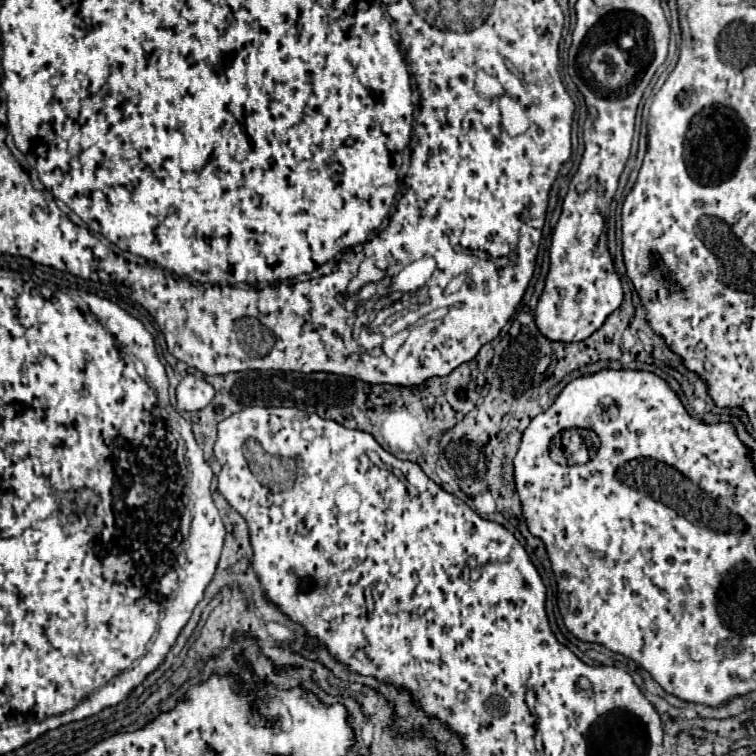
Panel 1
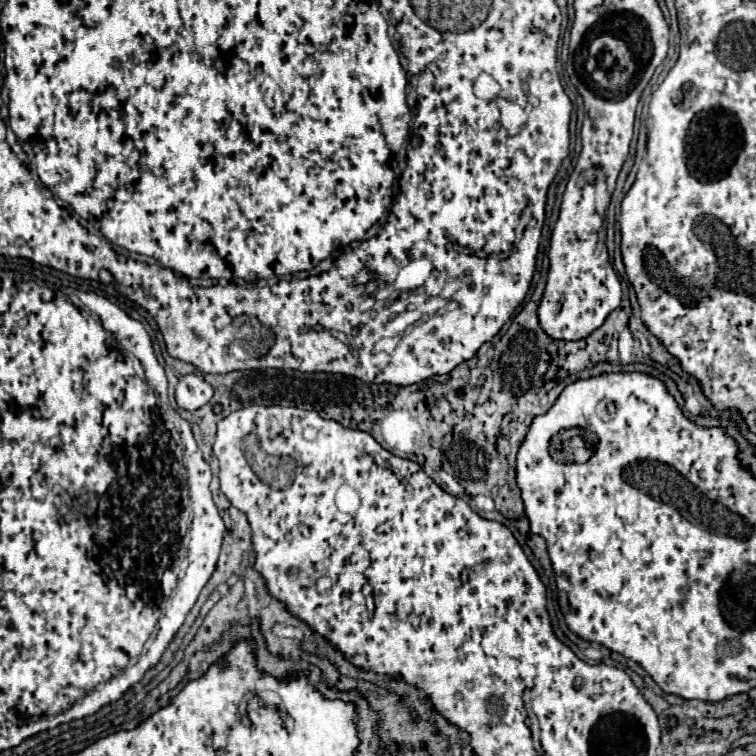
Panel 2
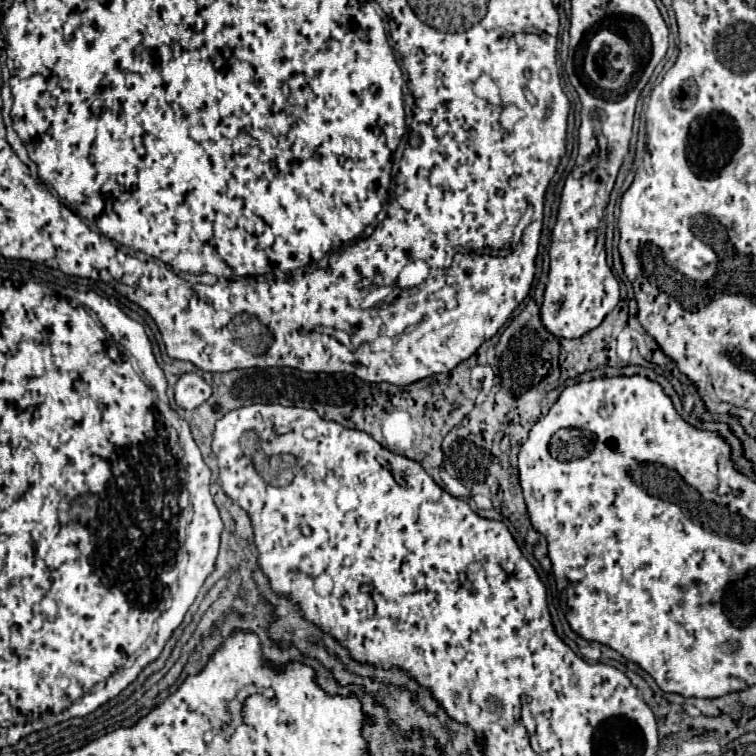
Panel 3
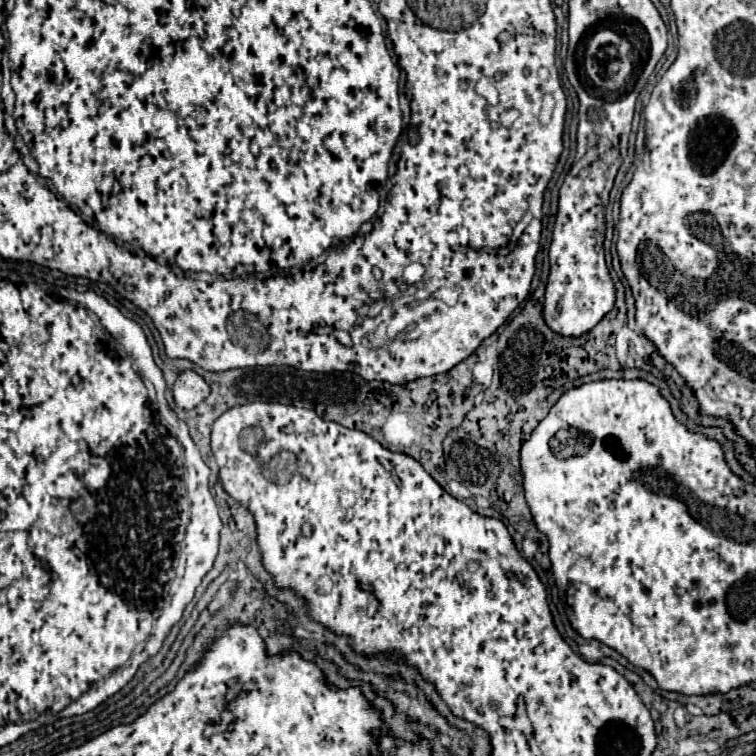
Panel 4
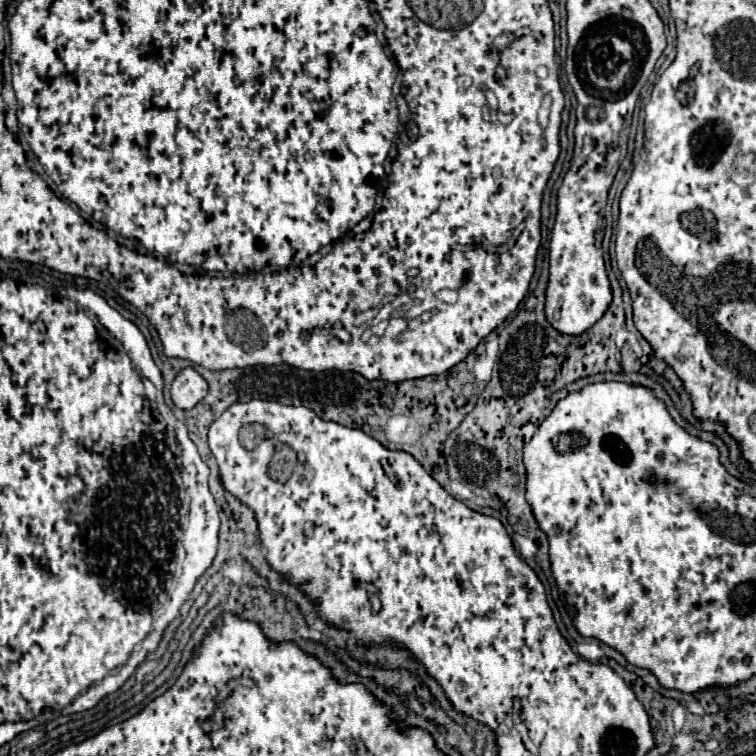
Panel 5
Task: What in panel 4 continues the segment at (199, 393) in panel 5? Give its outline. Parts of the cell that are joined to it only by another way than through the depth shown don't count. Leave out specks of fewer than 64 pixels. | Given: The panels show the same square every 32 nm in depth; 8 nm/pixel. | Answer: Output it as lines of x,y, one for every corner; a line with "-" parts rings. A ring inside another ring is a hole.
194,370
182,372
178,376
178,380
174,382
174,388
172,390
174,390
174,402
176,402
176,406
178,408
184,408
184,410
196,408
210,394
210,386

